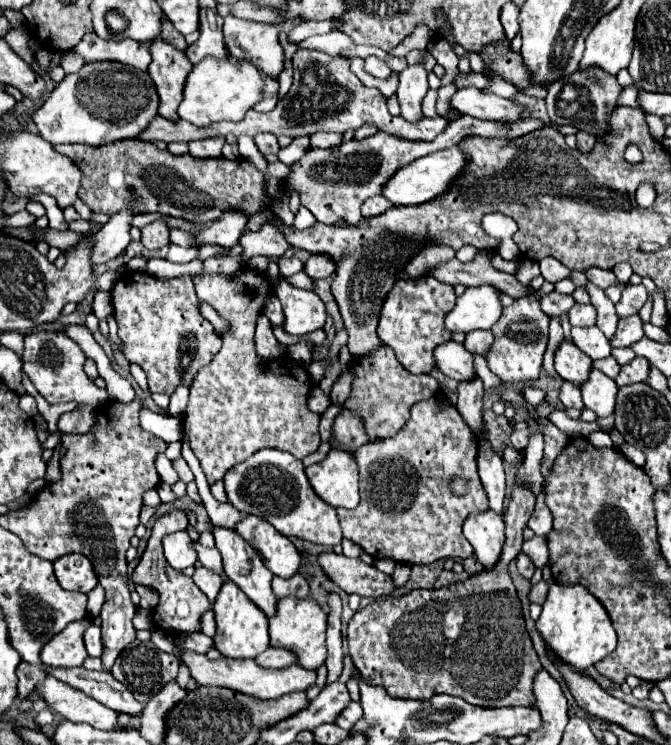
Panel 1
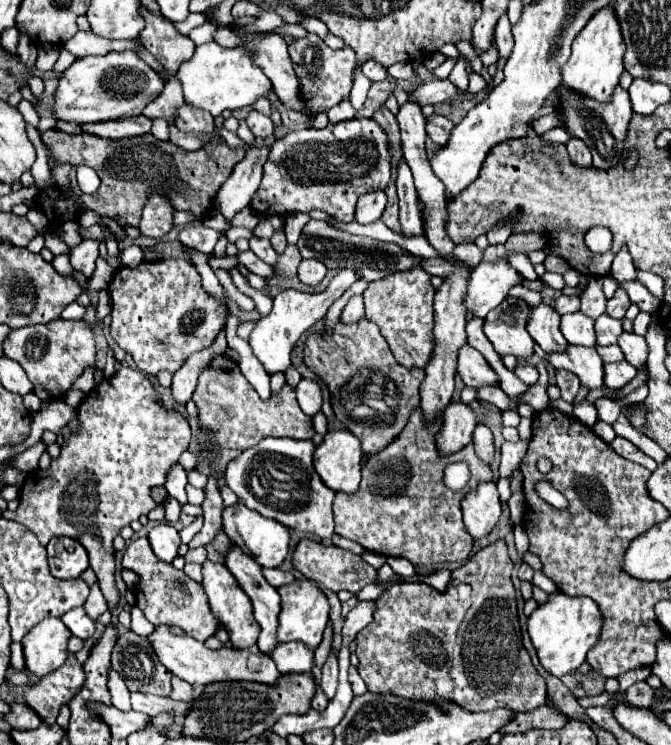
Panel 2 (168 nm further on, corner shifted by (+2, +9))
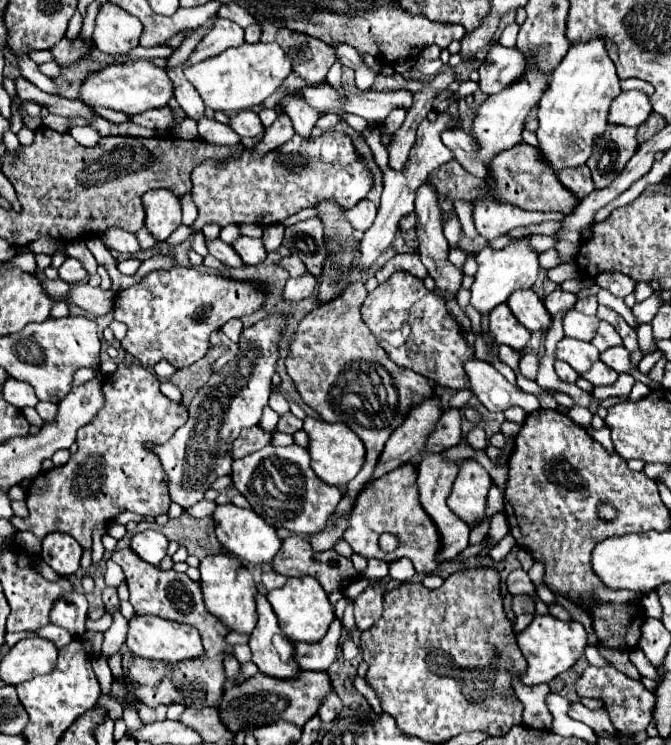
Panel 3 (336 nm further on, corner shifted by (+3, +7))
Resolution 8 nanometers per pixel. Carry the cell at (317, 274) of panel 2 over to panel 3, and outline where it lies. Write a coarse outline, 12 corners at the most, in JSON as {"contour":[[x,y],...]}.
{"contour":[[313,275],[287,279],[285,301],[301,301],[315,291]]}

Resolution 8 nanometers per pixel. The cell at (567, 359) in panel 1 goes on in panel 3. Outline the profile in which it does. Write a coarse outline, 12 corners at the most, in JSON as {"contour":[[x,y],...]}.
{"contour":[[533,289],[507,299],[513,315],[529,329],[549,329],[551,315]]}

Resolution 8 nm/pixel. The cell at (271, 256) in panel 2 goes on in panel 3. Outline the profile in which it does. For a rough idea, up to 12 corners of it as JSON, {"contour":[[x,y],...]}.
{"contour":[[237,237],[231,247],[247,265],[267,257],[261,239]]}

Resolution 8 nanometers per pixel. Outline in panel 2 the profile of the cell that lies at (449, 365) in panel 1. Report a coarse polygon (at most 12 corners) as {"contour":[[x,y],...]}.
{"contour":[[470,345],[460,347],[456,369],[464,385],[494,385],[498,375]]}

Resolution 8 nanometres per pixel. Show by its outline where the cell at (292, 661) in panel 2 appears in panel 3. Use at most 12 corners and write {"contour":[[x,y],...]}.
{"contour":[[341,621],[321,641],[295,645],[295,661],[307,671],[327,671],[337,659]]}

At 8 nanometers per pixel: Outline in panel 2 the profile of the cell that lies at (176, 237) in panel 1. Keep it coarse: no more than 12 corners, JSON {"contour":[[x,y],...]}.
{"contour":[[192,223],[180,231],[182,245],[208,255],[226,231]]}

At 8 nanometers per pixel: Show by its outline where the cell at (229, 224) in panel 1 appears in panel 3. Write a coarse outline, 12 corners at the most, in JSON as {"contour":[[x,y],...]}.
{"contour":[[287,113],[265,129],[263,141],[253,147],[257,153],[281,147],[295,133]]}

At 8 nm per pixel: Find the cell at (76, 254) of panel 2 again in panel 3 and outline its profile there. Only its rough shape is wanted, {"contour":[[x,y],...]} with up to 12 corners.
{"contour":[[67,257],[59,267],[59,279],[79,283],[87,277],[83,265]]}

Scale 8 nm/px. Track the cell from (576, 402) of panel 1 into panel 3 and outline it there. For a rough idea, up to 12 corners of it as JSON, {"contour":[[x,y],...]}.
{"contour":[[555,361],[555,373],[567,383],[579,377],[565,361]]}

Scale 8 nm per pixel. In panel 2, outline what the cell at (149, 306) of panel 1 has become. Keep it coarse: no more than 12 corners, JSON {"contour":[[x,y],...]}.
{"contour":[[180,259],[120,267],[110,335],[150,377],[226,325]]}

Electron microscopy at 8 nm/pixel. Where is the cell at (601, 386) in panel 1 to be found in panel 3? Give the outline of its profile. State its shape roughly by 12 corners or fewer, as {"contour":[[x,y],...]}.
{"contour":[[563,337],[555,357],[581,375],[599,359],[591,343]]}

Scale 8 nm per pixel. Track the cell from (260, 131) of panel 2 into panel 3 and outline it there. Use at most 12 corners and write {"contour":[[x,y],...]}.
{"contour":[[241,111],[229,117],[239,137],[257,137],[265,129],[259,115]]}

